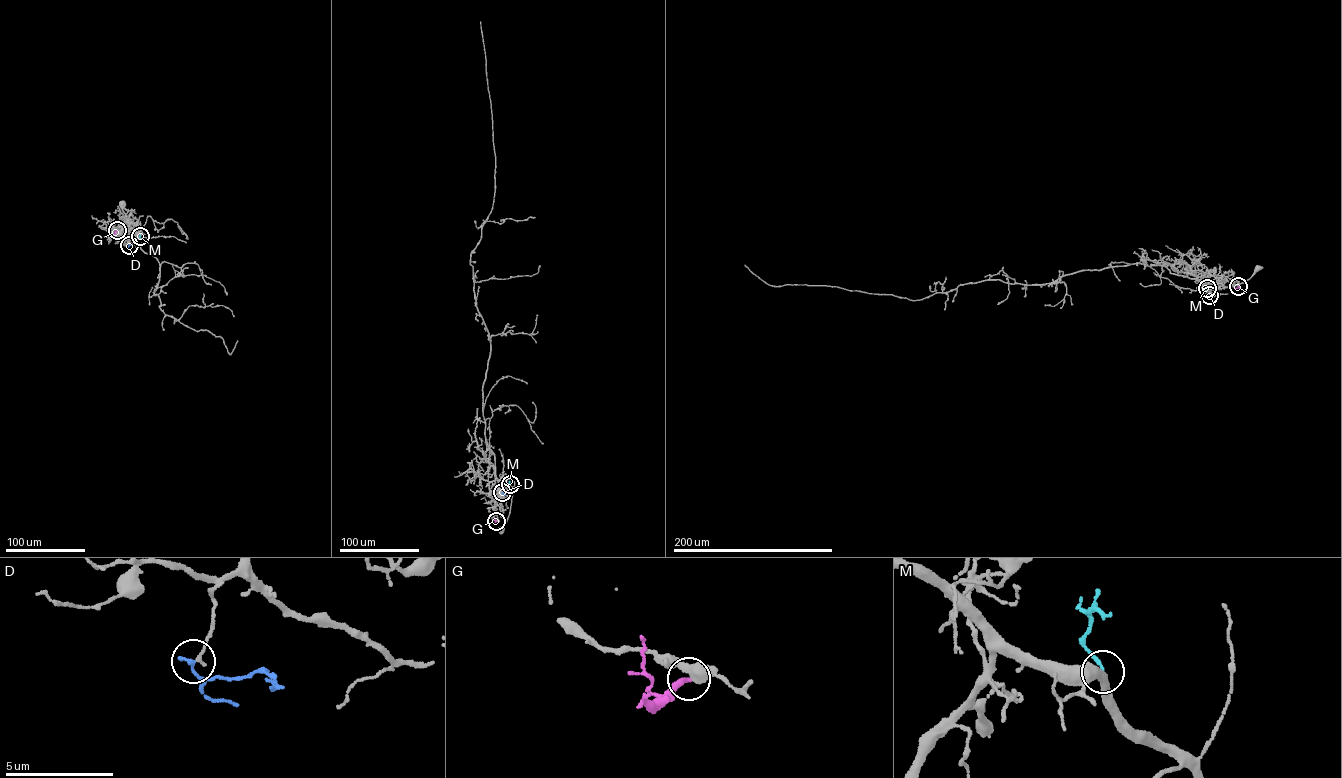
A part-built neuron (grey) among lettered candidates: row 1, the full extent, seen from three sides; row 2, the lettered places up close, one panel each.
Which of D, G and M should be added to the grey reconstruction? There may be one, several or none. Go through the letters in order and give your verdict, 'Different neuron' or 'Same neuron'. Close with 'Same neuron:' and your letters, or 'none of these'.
D: Different neuron
G: Different neuron
M: Same neuron
Same neuron: M

